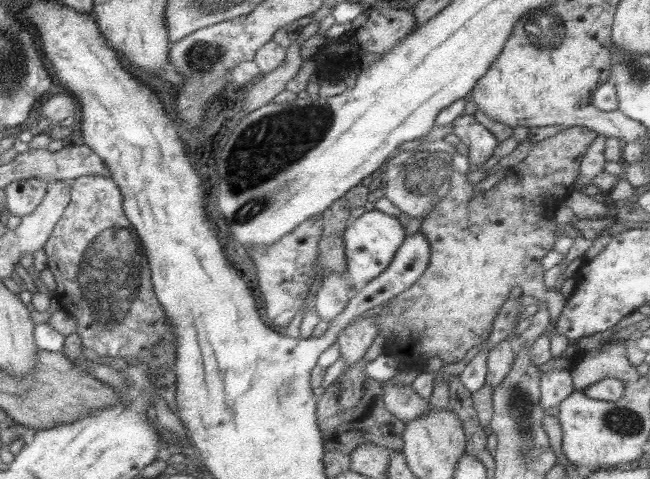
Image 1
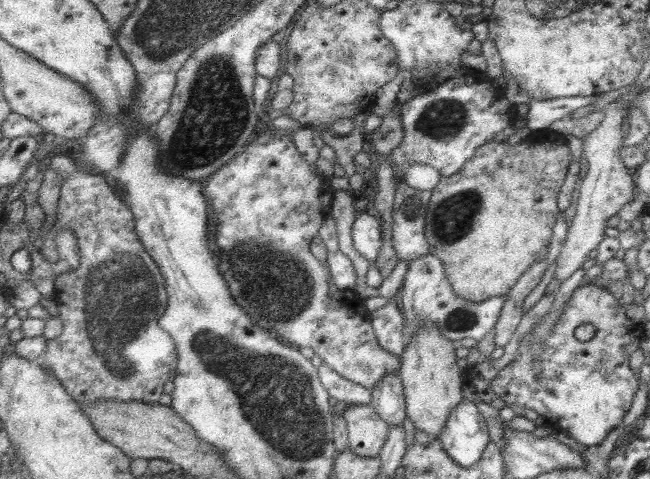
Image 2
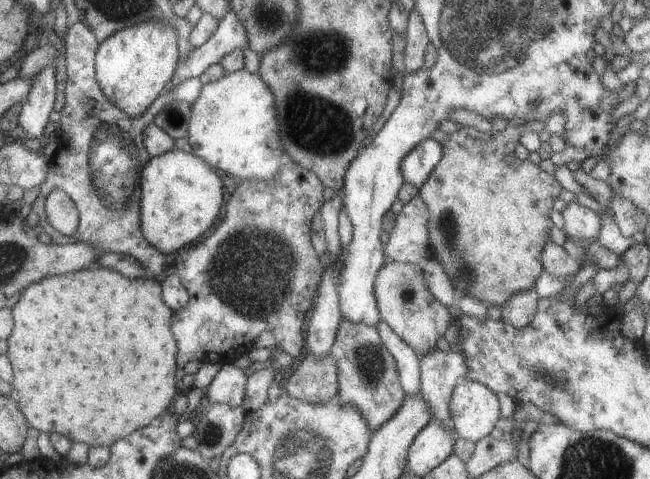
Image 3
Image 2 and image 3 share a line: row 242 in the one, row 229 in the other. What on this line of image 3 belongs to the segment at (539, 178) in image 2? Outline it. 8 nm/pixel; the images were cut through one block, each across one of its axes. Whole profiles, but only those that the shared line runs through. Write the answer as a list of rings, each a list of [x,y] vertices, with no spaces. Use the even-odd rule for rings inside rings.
[[[509,124],[503,131],[494,130],[493,132],[485,133],[478,131],[477,128],[462,125],[457,131],[450,133],[448,140],[441,144],[443,152],[442,158],[433,168],[432,174],[430,174],[428,180],[426,180],[419,190],[419,195],[425,200],[429,210],[427,227],[429,228],[429,242],[433,256],[441,262],[443,269],[451,278],[459,296],[474,296],[474,298],[480,299],[486,306],[491,306],[491,304],[503,306],[516,291],[525,291],[535,286],[536,279],[540,276],[540,273],[544,271],[541,254],[544,244],[550,241],[548,233],[553,226],[549,214],[552,210],[552,206],[554,206],[554,201],[558,198],[563,189],[554,175],[542,171],[540,165],[536,165],[528,159],[525,161],[520,160],[515,155],[516,145],[519,143],[520,135],[525,128],[525,126],[513,127]]]

